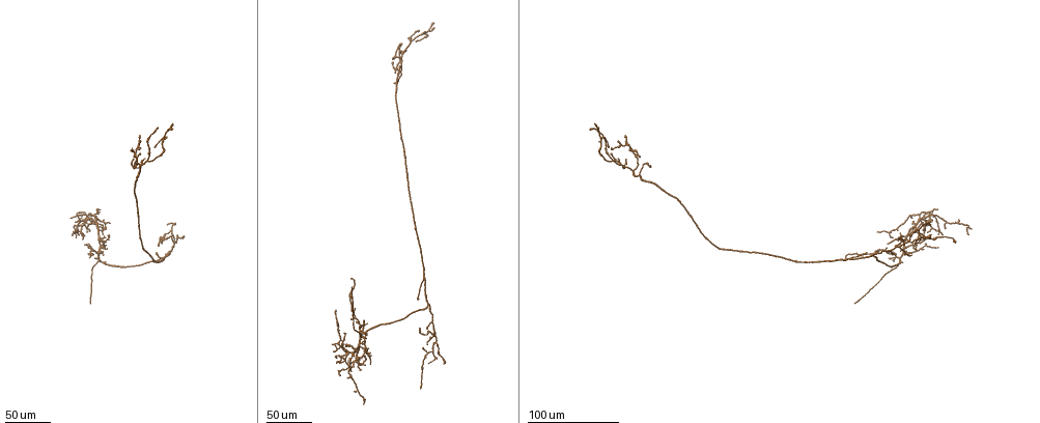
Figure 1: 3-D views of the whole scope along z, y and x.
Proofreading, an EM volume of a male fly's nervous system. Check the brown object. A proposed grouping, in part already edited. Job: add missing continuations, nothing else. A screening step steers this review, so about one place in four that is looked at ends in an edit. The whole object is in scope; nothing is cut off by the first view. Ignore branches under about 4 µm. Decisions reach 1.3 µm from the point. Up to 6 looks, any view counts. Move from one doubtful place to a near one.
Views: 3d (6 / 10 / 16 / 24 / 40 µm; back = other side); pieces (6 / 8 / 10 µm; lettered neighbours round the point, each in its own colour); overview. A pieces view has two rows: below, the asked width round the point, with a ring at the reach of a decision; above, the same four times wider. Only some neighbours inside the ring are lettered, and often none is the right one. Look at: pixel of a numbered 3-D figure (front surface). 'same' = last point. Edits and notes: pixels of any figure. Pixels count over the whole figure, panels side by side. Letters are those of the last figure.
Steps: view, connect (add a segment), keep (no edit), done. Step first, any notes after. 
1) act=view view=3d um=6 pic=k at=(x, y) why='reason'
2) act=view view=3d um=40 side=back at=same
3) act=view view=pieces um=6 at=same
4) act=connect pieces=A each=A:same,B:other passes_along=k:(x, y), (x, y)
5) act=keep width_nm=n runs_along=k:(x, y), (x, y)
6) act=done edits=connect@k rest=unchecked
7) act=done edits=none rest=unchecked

act=view view=3d um=24 pic=1 at=(352, 288) why='free end'

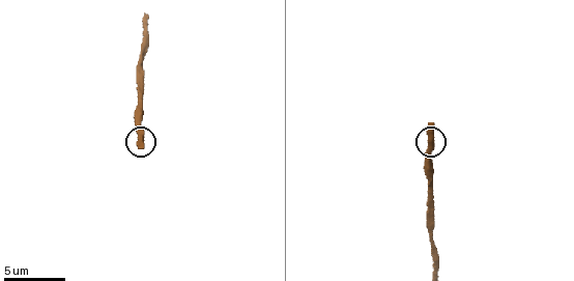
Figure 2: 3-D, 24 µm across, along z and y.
act=view view=pieces um=10 pic=2 at=(431, 124)

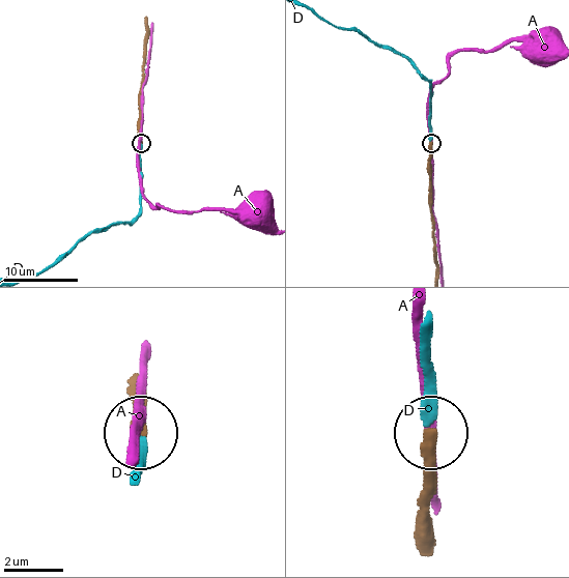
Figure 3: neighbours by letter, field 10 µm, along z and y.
act=connect pieces=D each=A:other,D:same passes_along=3:(426, 510), (426, 335) found='the neuron continues'

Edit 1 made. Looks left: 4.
act=view view=3d um=40 pic=1 at=(911, 255) why='branch stops here'

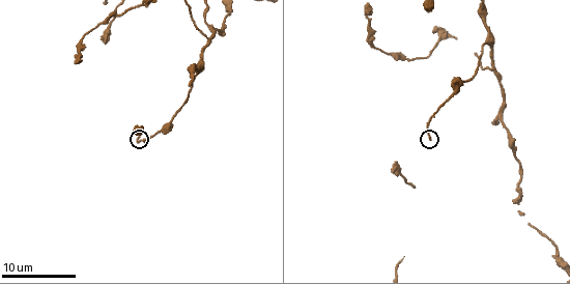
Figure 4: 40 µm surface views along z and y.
act=view view=pieces um=8 pic=4 at=(140, 136)

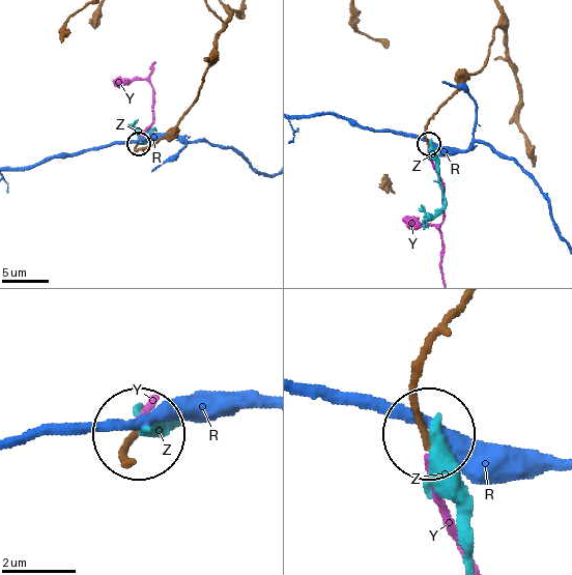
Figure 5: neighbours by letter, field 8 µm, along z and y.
act=connect pieces=Y each=R:other,Y:same,Z:other passes_along=5:(132, 459), (129, 443), (147, 409) found='it goes on there'

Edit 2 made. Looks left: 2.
act=done edits=connect@3,connect@5 rest=unchecked

